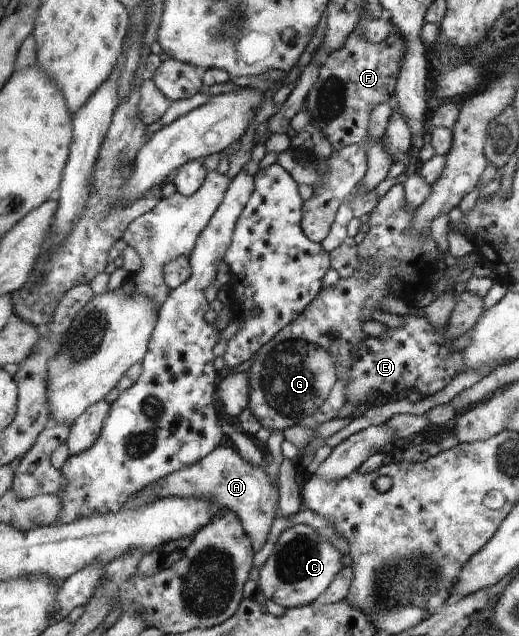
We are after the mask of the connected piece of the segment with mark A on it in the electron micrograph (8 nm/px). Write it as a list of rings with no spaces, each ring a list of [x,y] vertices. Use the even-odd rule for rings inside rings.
[[[220,447],[215,452],[208,453],[203,460],[187,468],[173,472],[171,475],[154,481],[143,488],[135,497],[130,497],[125,503],[130,505],[136,497],[152,493],[154,497],[198,497],[198,499],[214,499],[222,508],[227,508],[236,514],[242,522],[243,529],[251,537],[251,543],[256,553],[264,547],[273,521],[278,516],[278,499],[280,493],[278,483],[273,483],[265,469],[256,467],[254,463],[244,461],[244,457],[234,447]]]

